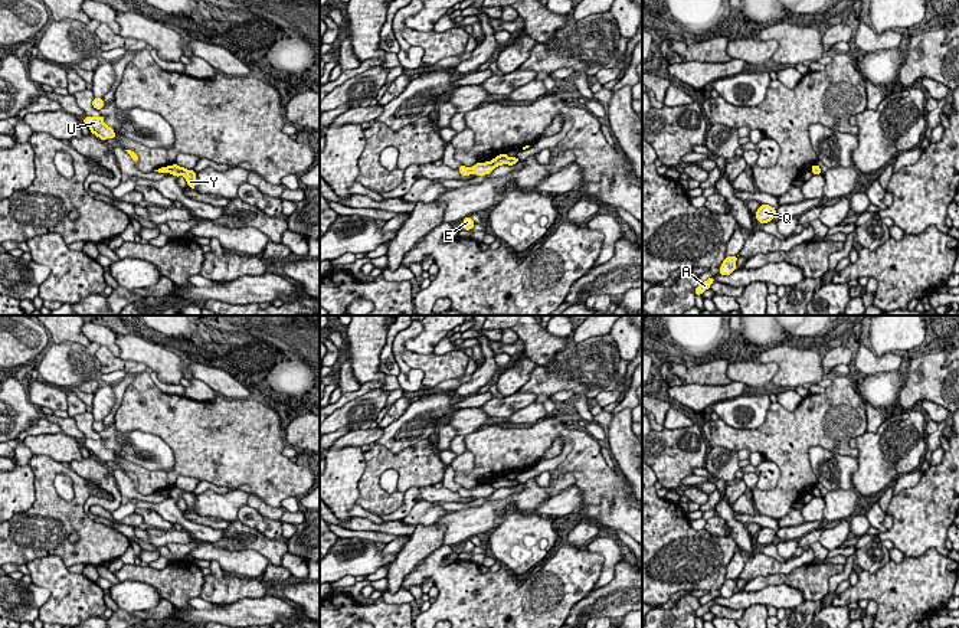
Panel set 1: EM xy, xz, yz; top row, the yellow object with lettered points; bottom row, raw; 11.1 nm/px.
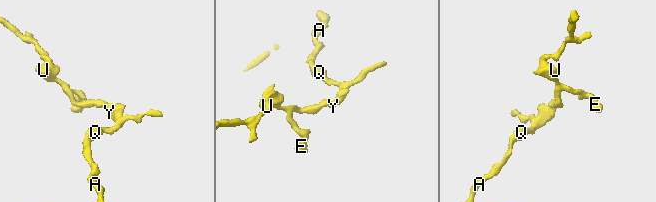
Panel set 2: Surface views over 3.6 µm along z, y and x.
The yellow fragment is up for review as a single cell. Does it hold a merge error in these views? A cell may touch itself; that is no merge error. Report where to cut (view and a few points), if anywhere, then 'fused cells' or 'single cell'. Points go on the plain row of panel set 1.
cut in xz along (490, 484), (496, 489); fused cells

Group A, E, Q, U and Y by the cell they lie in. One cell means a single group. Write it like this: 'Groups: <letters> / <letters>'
Groups: A Q Y / E U

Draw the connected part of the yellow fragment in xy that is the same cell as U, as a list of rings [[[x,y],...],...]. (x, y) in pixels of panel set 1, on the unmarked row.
[[[85,439],[84,447],[89,449],[91,455],[99,459],[101,462],[115,461],[112,449],[108,449],[104,445],[105,439]]]

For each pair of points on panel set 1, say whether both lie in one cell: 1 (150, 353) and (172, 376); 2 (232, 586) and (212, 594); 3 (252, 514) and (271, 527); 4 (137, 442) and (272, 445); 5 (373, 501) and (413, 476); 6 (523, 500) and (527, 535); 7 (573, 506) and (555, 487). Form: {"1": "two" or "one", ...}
{"1": "one", "2": "one", "3": "one", "4": "two", "5": "one", "6": "two", "7": "two"}

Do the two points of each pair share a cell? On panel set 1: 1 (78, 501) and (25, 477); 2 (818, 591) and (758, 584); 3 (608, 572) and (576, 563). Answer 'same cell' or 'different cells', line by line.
1: different cells
2: same cell
3: different cells

